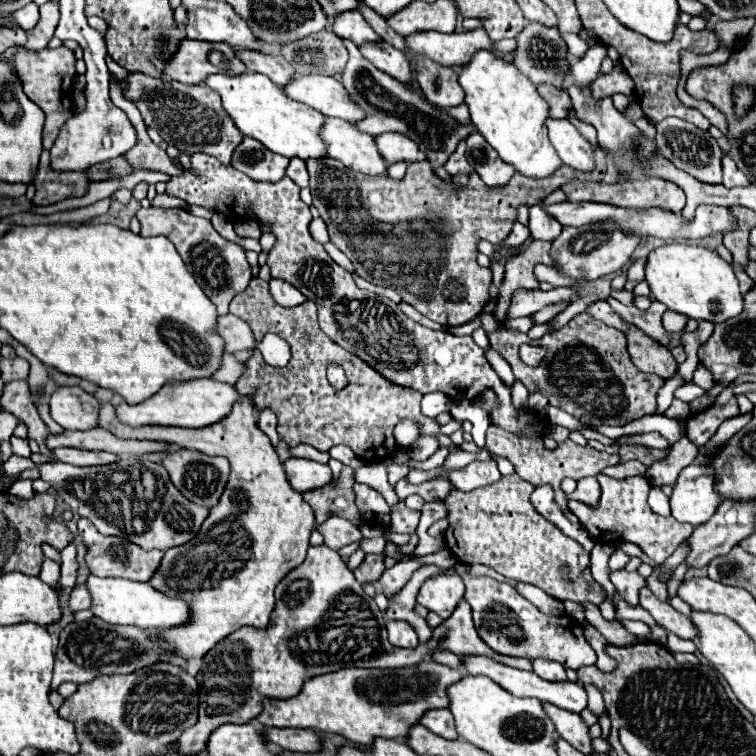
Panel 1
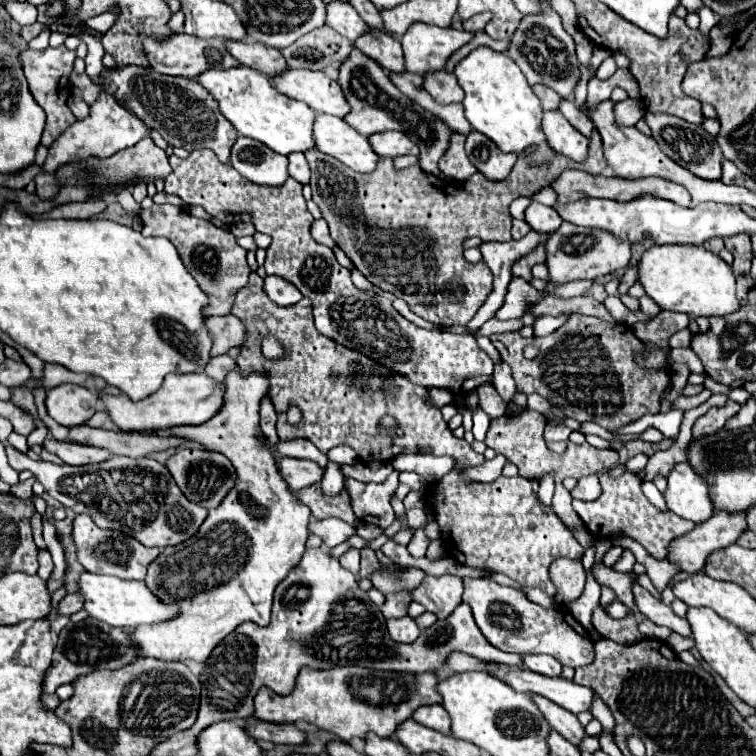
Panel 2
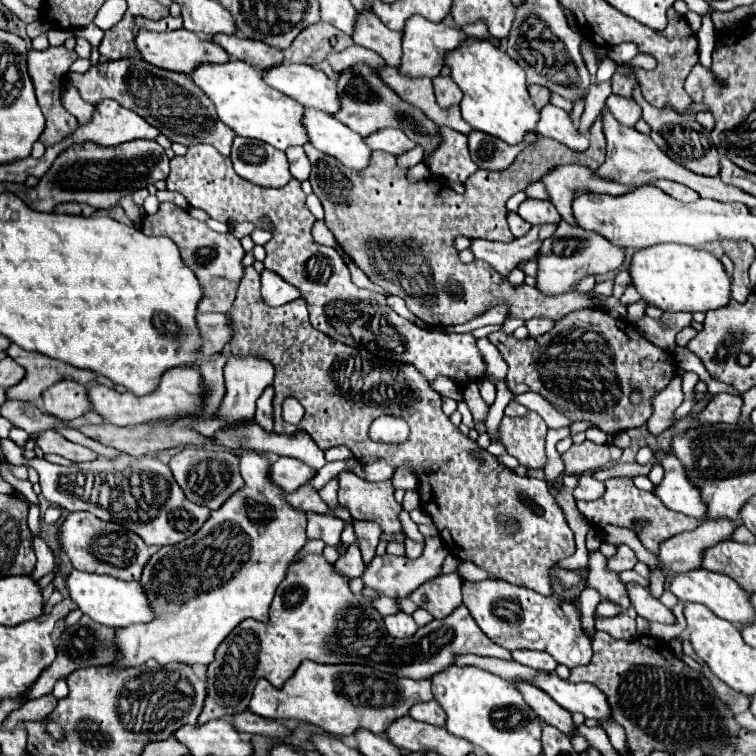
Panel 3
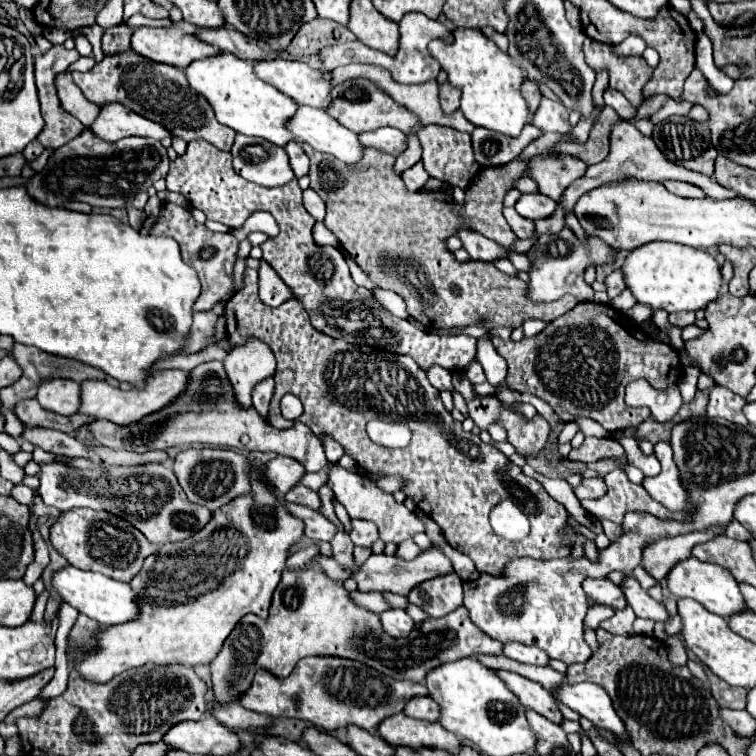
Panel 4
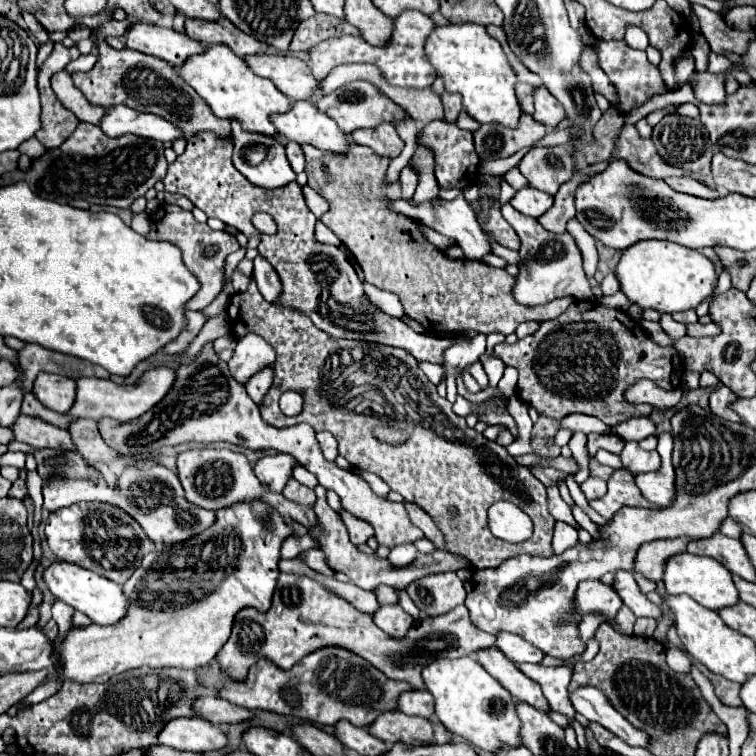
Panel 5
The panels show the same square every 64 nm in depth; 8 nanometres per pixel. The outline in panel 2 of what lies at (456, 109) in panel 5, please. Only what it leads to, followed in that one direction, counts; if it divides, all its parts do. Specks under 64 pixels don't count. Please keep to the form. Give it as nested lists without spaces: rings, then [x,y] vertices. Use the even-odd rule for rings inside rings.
[[[446,70],[426,72],[424,74],[424,90],[438,102],[438,104],[452,104],[464,100],[464,90],[458,86],[456,76]]]

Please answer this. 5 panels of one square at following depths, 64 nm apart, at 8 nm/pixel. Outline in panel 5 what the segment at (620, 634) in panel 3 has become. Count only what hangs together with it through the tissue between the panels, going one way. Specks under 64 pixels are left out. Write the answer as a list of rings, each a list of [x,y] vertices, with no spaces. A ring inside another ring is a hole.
[[[622,606],[622,608],[620,608],[620,612],[616,614],[616,620],[614,620],[614,622],[610,622],[610,624],[612,624],[612,628],[614,628],[616,632],[632,634],[632,626],[634,626],[634,620],[636,620],[634,612],[632,612],[628,606]]]

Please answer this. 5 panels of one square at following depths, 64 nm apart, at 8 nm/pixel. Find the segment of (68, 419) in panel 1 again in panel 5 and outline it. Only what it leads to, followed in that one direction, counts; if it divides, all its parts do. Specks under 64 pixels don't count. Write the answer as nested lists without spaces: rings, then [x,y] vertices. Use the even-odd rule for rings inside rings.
[[[40,374],[34,384],[34,396],[50,410],[66,414],[76,400],[76,382],[66,376]]]

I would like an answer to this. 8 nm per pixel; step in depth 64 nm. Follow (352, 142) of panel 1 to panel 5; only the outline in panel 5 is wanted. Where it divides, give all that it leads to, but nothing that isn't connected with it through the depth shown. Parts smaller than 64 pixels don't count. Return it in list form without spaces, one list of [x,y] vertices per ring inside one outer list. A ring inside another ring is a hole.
[[[296,102],[292,112],[286,112],[286,116],[276,116],[272,122],[276,124],[282,138],[294,140],[298,144],[312,144],[326,152],[348,154],[352,144],[352,138],[342,132],[330,116],[308,102]]]

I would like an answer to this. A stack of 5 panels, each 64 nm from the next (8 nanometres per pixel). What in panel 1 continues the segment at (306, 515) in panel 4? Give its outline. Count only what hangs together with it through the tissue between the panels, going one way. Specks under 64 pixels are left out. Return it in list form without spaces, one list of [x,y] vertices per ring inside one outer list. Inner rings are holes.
[[[340,516],[328,518],[324,524],[318,526],[318,530],[324,536],[324,544],[328,544],[332,550],[340,550],[346,544],[362,540],[360,528],[356,524],[352,524],[350,520],[344,520]]]

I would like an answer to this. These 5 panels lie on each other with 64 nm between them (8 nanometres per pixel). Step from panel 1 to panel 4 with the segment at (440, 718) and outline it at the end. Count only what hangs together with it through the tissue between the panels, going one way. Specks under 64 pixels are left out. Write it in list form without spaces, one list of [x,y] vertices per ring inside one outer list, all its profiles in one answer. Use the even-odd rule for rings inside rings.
[[[418,696],[416,700],[408,700],[404,714],[418,720],[426,720],[426,722],[438,722],[440,706],[430,696]]]

